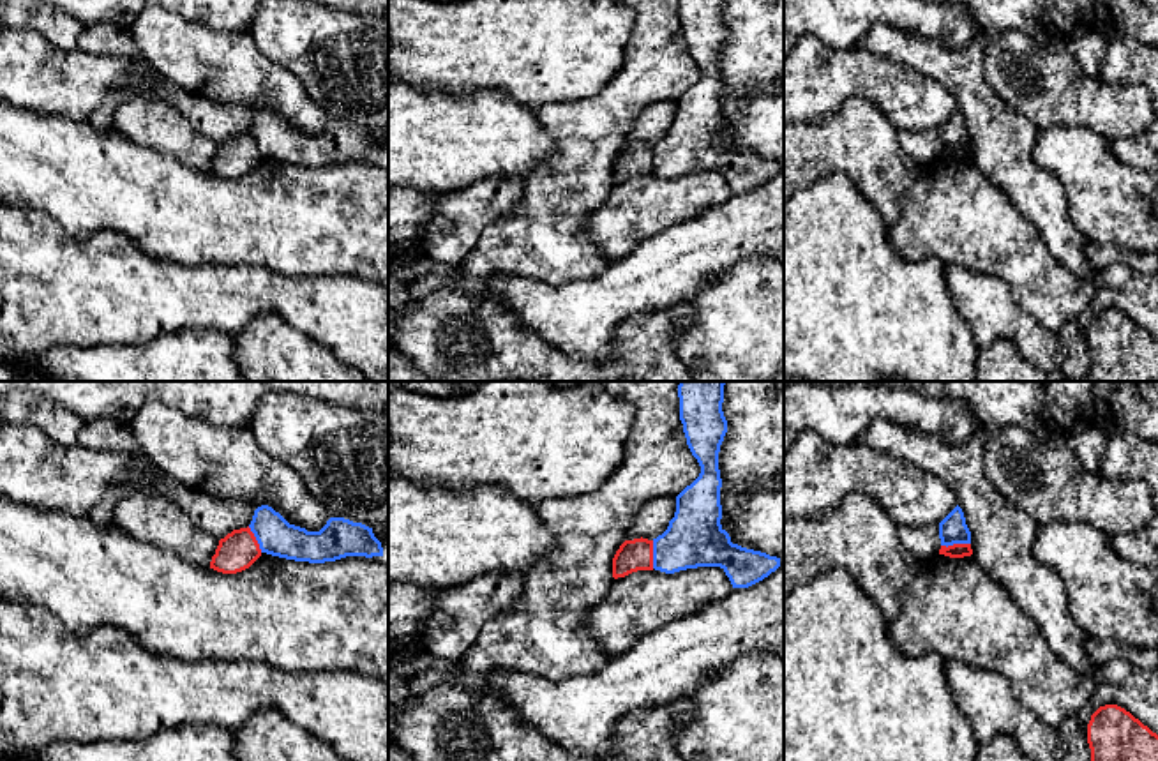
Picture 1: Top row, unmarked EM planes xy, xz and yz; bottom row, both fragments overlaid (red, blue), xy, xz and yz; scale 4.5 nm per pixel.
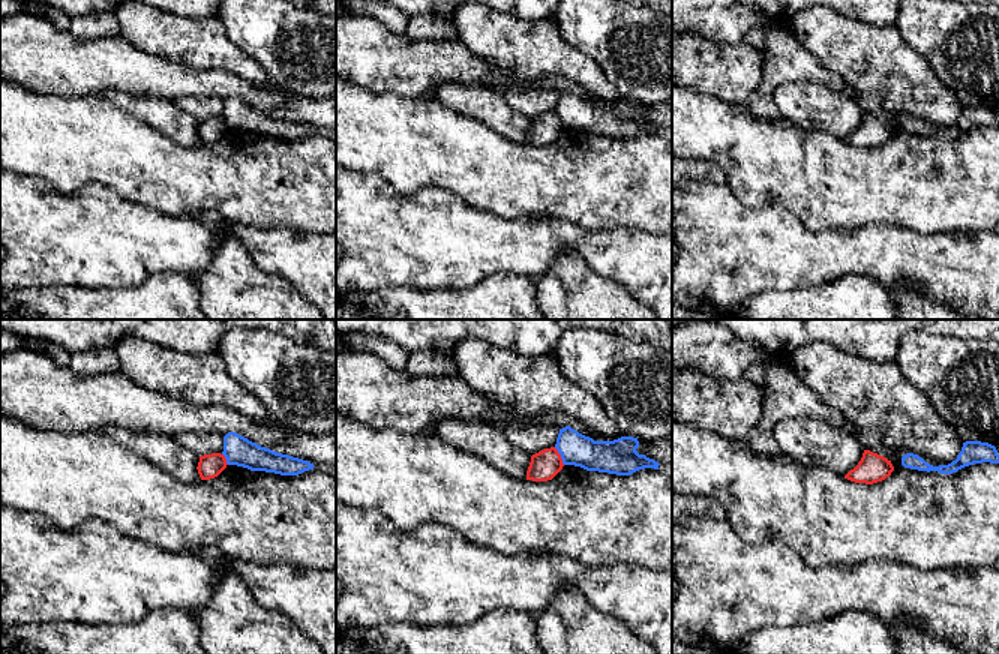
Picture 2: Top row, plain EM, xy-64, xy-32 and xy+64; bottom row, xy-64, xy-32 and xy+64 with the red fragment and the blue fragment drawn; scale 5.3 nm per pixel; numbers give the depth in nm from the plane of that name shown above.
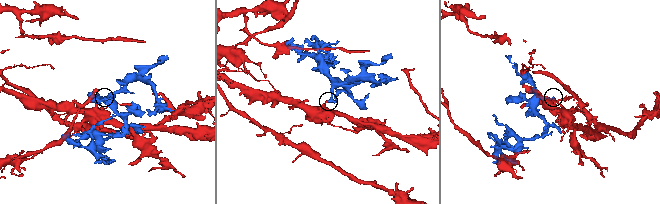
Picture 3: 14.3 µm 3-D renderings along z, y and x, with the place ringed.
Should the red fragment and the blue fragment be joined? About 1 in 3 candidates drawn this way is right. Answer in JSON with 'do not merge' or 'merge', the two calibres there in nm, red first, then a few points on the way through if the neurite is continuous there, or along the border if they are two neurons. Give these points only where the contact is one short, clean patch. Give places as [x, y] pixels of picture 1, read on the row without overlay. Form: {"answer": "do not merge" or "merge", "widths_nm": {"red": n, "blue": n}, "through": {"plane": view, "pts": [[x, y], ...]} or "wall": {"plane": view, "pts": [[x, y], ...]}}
{"answer": "do not merge", "widths_nm": {"red": 60, "blue": 130}, "wall": {"plane": "yz", "pts": [[970, 147], [941, 150]]}}

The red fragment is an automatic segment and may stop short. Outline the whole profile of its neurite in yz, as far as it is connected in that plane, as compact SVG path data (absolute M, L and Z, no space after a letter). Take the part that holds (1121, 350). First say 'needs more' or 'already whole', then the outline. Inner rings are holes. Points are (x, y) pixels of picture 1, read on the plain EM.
already whole; M1117 309L1091 320L1087 348L1089 373L1063 381L1158 381L1158 339Z

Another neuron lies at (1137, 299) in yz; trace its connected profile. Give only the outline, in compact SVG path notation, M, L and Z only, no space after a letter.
M1133 272L1121 288L1096 284L1089 307L1066 321L1057 335L1068 355L1063 362L1064 380L1080 380L1091 369L1087 328L1091 320L1105 309L1117 309L1158 339L1158 274Z

